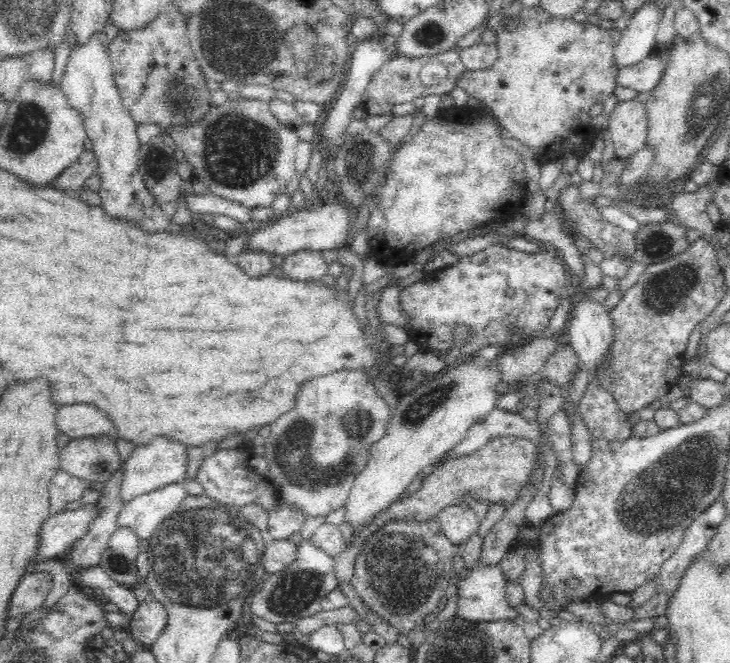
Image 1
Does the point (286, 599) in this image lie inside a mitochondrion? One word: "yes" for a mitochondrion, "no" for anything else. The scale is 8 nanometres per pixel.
yes

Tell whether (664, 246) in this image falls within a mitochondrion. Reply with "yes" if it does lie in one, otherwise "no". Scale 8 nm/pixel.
yes

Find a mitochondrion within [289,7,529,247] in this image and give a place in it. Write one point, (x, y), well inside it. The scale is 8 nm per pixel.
(429, 34)

